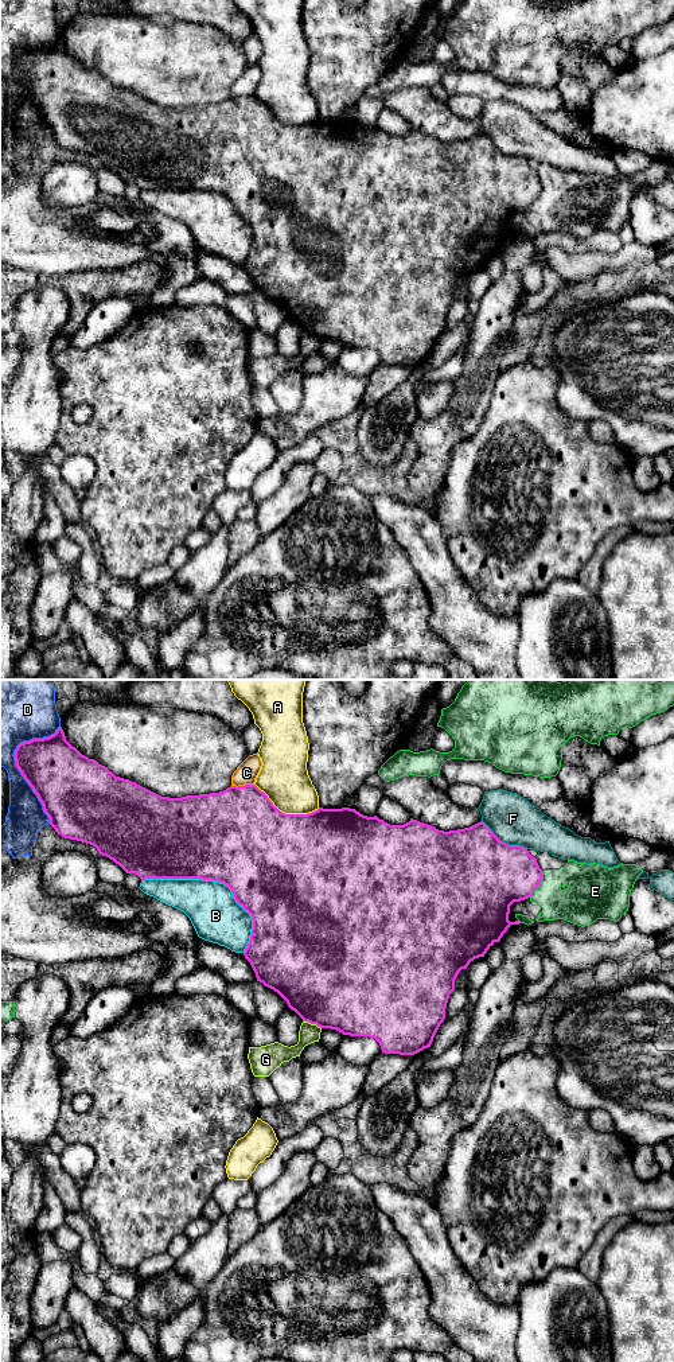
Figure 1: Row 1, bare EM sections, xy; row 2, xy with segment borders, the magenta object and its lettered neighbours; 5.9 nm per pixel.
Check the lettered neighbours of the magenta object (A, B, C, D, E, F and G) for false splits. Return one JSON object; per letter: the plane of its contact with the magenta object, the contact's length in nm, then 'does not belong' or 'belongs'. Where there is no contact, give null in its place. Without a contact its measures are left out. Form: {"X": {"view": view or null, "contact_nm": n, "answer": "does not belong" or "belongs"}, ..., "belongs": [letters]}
{"A": {"view": "xy", "contact_nm": 420, "answer": "does not belong"}, "B": {"view": "xy", "contact_nm": 750, "answer": "does not belong"}, "C": {"view": "xy", "contact_nm": 140, "answer": "does not belong"}, "D": {"view": "xy", "contact_nm": 600, "answer": "does not belong"}, "E": {"view": "xy", "contact_nm": 180, "answer": "does not belong"}, "F": {"view": "xy", "contact_nm": 340, "answer": "does not belong"}, "G": {"view": "xy", "contact_nm": 120, "answer": "does not belong"}, "belongs": []}

